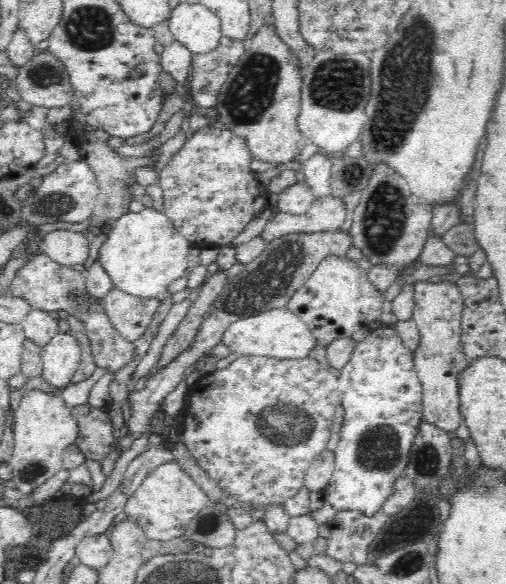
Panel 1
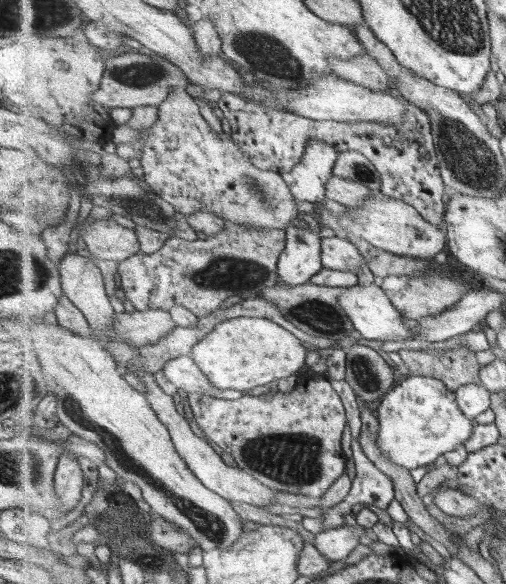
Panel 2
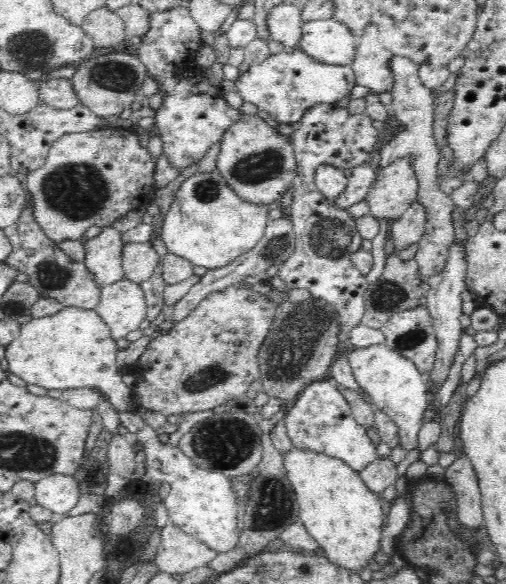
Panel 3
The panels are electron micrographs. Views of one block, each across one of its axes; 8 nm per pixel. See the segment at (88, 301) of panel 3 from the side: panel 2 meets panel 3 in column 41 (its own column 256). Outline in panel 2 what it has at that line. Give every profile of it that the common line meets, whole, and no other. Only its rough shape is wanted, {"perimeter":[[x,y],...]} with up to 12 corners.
{"perimeter":[[225,220],[117,268],[136,311],[204,318],[281,284],[285,229]]}

